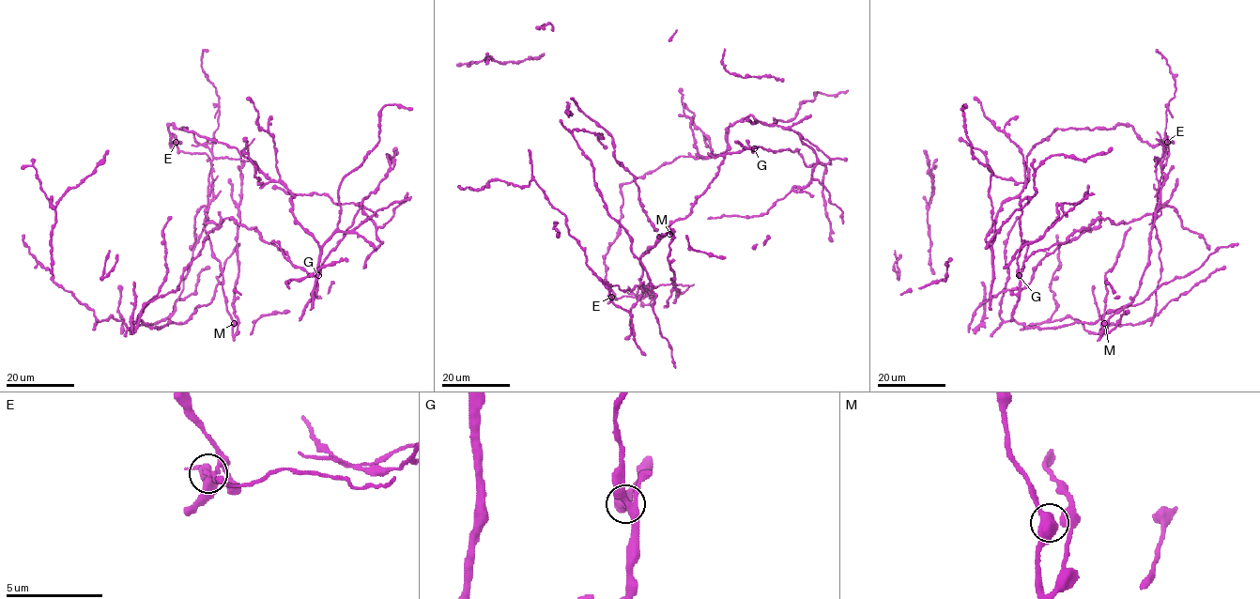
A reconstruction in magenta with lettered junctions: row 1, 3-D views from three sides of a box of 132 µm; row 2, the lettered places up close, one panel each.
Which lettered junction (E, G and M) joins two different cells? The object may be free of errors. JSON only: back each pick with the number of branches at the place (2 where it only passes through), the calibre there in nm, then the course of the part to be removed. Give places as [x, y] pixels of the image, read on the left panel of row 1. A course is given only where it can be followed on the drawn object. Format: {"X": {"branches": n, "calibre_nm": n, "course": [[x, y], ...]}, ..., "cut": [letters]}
{"E": {"branches": 4, "calibre_nm": 360, "course": [[176, 143], [179, 151], [207, 155], [210, 185], [219, 103], [201, 65], [202, 52], [207, 50]]}, "cut": ["E"]}

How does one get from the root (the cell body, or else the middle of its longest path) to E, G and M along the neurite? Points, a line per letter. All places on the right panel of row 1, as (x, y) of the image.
E: (1161, 175), (1170, 153), (1166, 152), (1169, 151), (1167, 143)
G: (1161, 175), (1156, 211), (1116, 224), (1099, 218), (1066, 241), (1034, 252), (1019, 275)
M: (1161, 175), (1159, 192), (1160, 207), (1129, 222), (1129, 229), (1115, 265), (1105, 274), (1104, 323)

